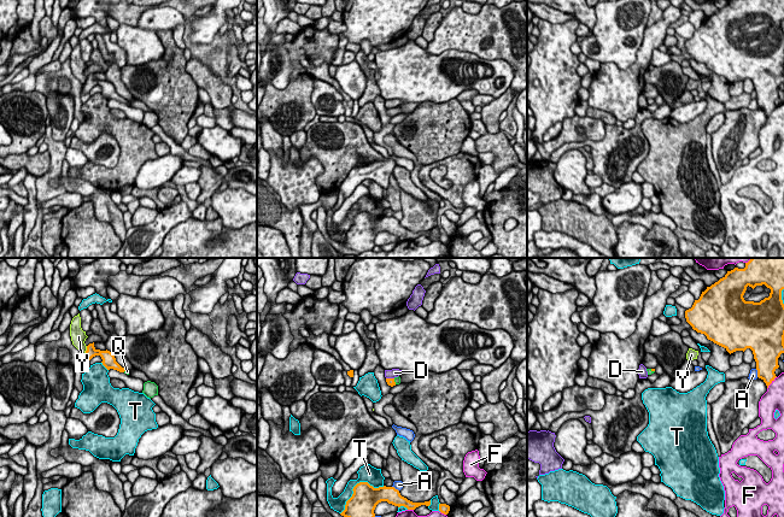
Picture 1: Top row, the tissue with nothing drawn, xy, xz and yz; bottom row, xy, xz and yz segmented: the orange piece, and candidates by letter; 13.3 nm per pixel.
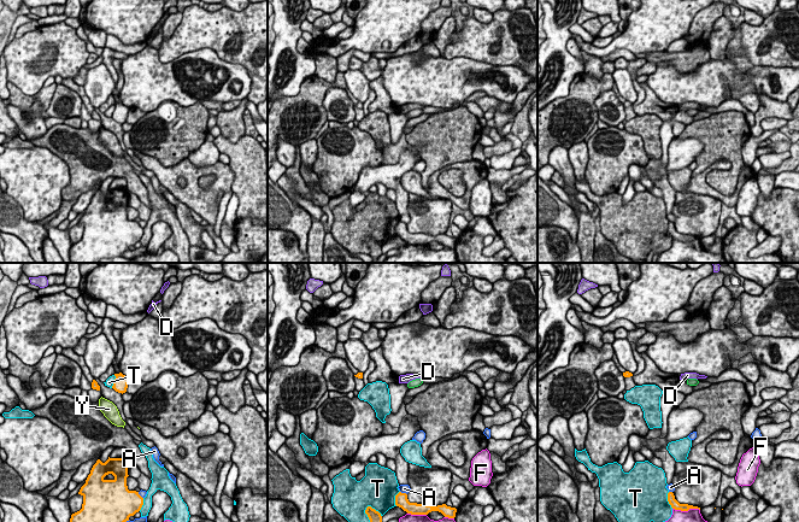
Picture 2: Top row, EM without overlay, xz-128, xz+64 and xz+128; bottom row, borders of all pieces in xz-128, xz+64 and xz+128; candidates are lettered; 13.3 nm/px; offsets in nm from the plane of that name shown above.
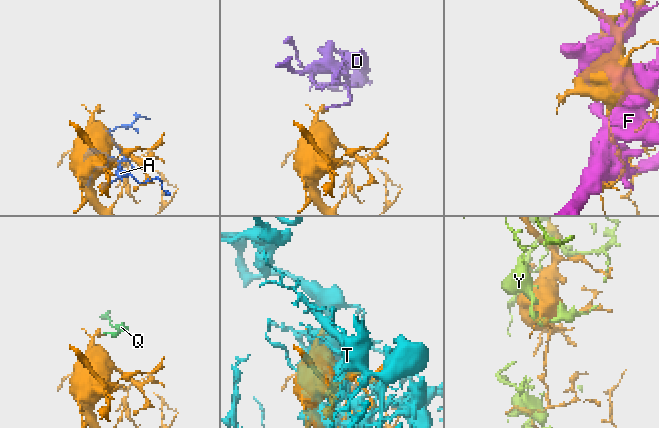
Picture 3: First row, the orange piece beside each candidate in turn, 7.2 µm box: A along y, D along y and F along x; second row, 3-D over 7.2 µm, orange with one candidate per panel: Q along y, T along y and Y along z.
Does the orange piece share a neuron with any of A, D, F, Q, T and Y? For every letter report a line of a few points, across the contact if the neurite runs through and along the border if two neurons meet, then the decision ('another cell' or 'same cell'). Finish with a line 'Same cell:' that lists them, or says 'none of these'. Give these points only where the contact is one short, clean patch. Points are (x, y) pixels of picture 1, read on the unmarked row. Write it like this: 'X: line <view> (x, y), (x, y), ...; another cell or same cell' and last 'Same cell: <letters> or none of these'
A: another cell
D: line xz (386, 107), (393, 109); another cell
F: another cell
Q: line xz (391, 112), (393, 111), (397, 110); same cell
T: another cell
Y: another cell
Same cell: Q

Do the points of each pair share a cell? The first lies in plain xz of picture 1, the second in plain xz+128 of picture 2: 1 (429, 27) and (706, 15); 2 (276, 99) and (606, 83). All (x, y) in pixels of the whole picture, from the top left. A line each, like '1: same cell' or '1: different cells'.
1: different cells
2: same cell

